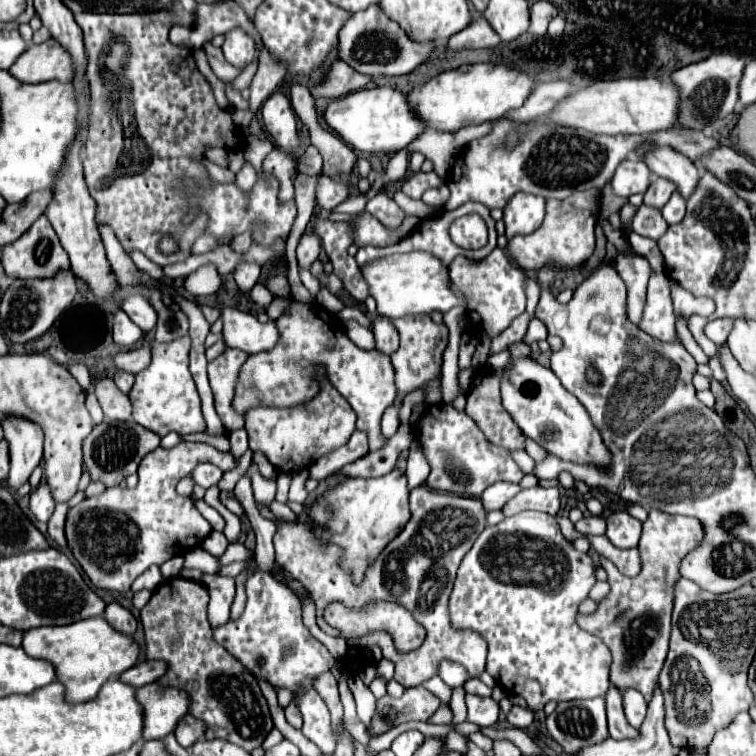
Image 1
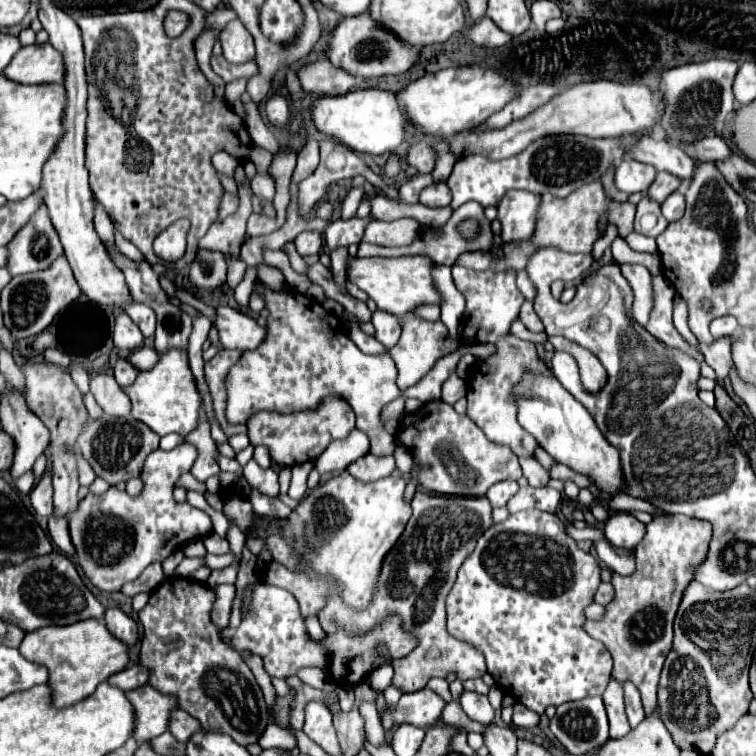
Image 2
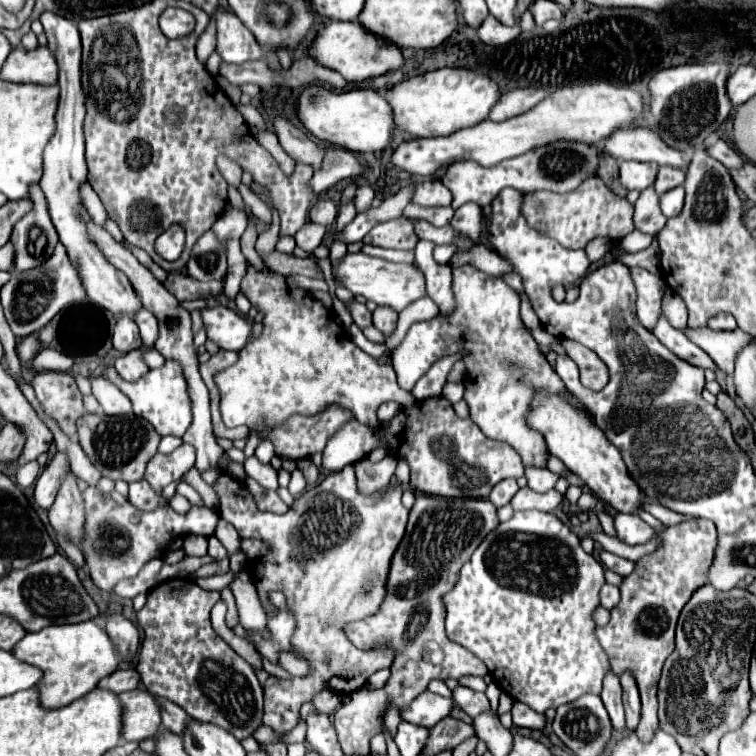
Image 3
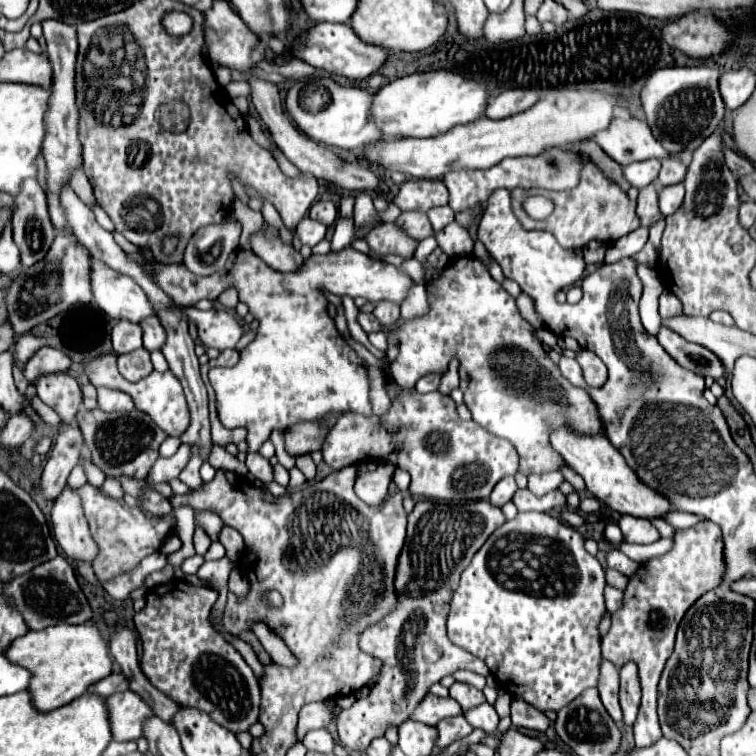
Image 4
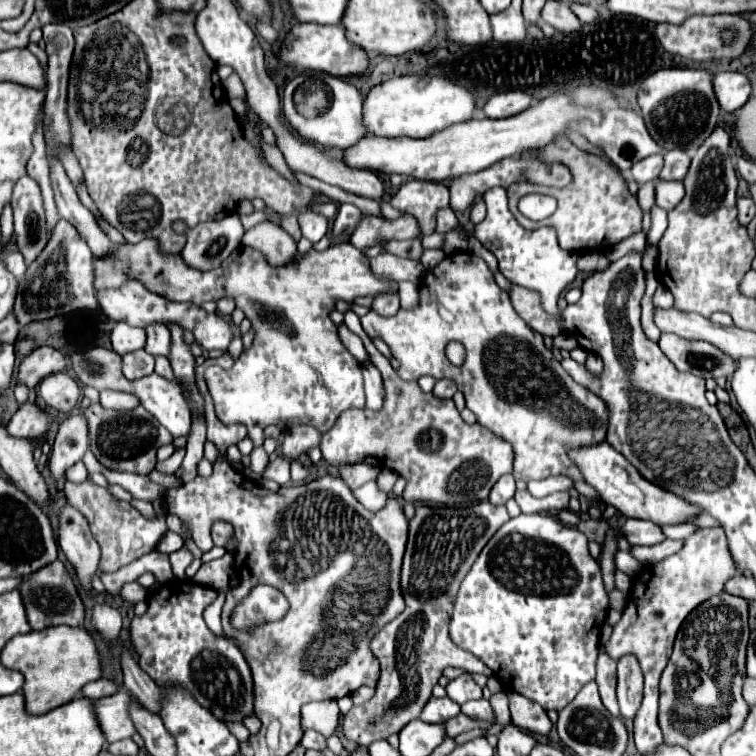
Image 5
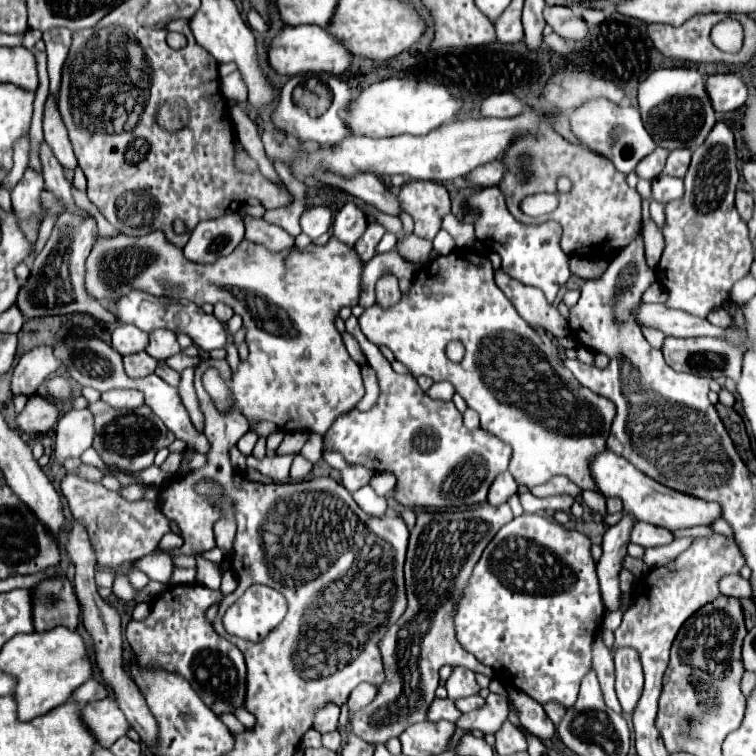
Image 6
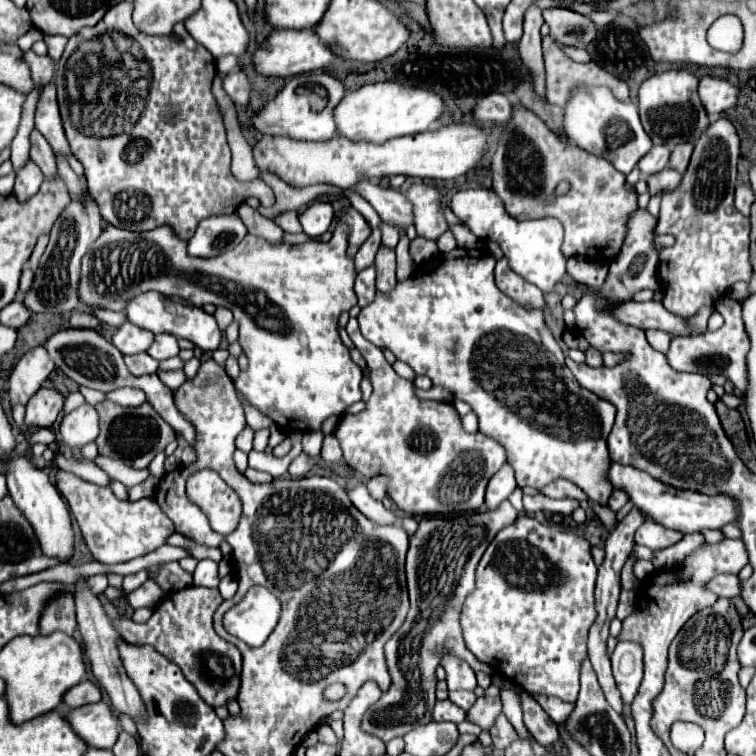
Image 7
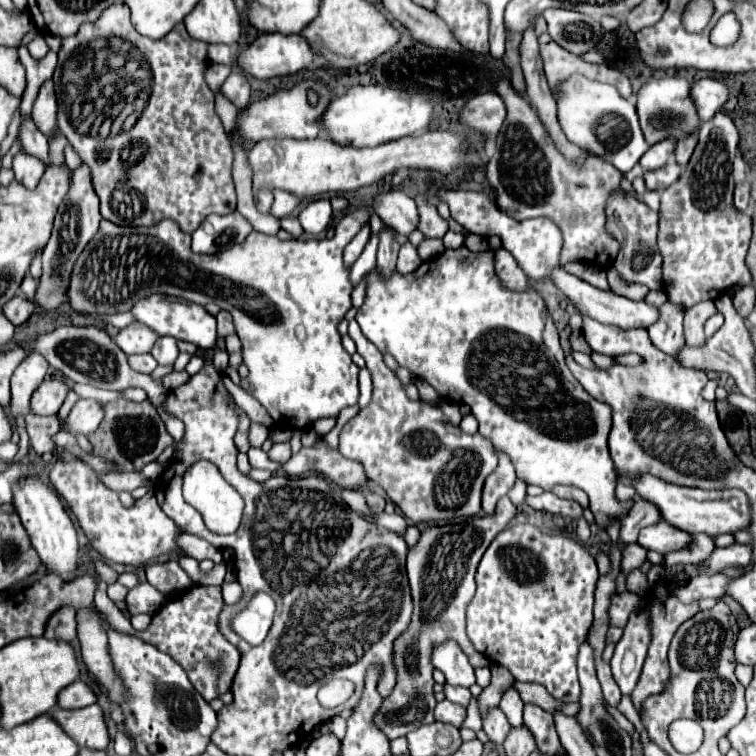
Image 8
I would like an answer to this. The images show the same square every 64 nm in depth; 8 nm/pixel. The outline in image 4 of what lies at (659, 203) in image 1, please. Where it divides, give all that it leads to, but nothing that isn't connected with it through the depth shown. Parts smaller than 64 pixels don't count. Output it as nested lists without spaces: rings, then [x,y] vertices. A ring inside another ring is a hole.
[[[674,154],[674,158],[666,158],[666,162],[662,162],[662,170],[656,178],[656,188],[662,190],[666,186],[674,186],[674,184],[684,182],[684,174],[686,174],[686,166]]]

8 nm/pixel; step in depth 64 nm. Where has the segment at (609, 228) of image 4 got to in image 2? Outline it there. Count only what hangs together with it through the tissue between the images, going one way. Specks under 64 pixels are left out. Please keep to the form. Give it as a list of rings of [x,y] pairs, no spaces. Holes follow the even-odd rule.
[[[590,184],[590,186],[582,186],[582,190],[576,190],[574,194],[566,196],[564,200],[562,198],[550,198],[550,194],[544,194],[542,196],[542,202],[540,202],[540,214],[538,214],[538,228],[536,232],[522,240],[522,242],[510,242],[508,246],[508,254],[504,254],[504,258],[492,258],[490,252],[470,252],[470,254],[462,254],[462,258],[456,262],[456,264],[462,264],[466,268],[474,268],[474,270],[486,270],[490,266],[498,268],[498,270],[526,270],[526,264],[528,260],[536,254],[538,248],[546,248],[546,246],[554,246],[562,252],[568,252],[568,254],[590,254],[592,252],[592,244],[596,242],[598,238],[598,218],[604,214],[604,212],[610,212],[608,214],[608,220],[614,222],[618,226],[618,234],[620,238],[626,238],[630,232],[632,232],[632,222],[634,222],[634,214],[636,214],[636,206],[630,204],[630,202],[610,202],[606,196],[604,196],[604,190],[602,190],[602,184]]]

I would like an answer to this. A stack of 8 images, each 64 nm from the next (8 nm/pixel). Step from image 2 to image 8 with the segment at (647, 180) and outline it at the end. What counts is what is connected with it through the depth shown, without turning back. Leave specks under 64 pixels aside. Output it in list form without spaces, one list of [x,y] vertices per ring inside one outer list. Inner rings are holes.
[[[658,142],[654,144],[642,158],[640,158],[640,166],[644,170],[658,170],[662,166],[666,166],[666,162],[670,160],[670,154],[674,152],[676,142]]]

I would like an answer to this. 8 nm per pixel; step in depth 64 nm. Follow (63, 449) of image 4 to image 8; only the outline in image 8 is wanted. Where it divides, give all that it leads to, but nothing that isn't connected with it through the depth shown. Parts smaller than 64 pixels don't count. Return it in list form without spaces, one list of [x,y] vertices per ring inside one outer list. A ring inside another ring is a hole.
[[[78,400],[76,406],[72,408],[70,416],[66,418],[68,432],[76,436],[88,436],[98,430],[98,424],[102,422],[102,406],[94,400]]]

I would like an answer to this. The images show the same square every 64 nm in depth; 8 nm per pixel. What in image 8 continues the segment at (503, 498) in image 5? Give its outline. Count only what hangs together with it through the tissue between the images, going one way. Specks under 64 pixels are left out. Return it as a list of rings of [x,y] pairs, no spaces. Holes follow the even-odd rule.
[[[504,460],[498,466],[498,470],[494,474],[490,474],[490,478],[486,478],[486,486],[482,490],[482,510],[486,514],[492,514],[496,504],[498,504],[498,500],[508,494],[508,490],[514,486],[514,482],[516,482],[514,466],[510,466]]]

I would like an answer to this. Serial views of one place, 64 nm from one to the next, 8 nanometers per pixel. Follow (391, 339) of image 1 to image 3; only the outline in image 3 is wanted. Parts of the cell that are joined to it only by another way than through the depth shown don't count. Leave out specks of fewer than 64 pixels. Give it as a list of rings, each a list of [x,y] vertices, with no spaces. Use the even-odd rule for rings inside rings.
[[[378,306],[372,312],[374,318],[374,326],[384,334],[384,338],[390,338],[396,330],[396,322],[398,322],[398,314],[394,310],[390,310],[388,306]]]

